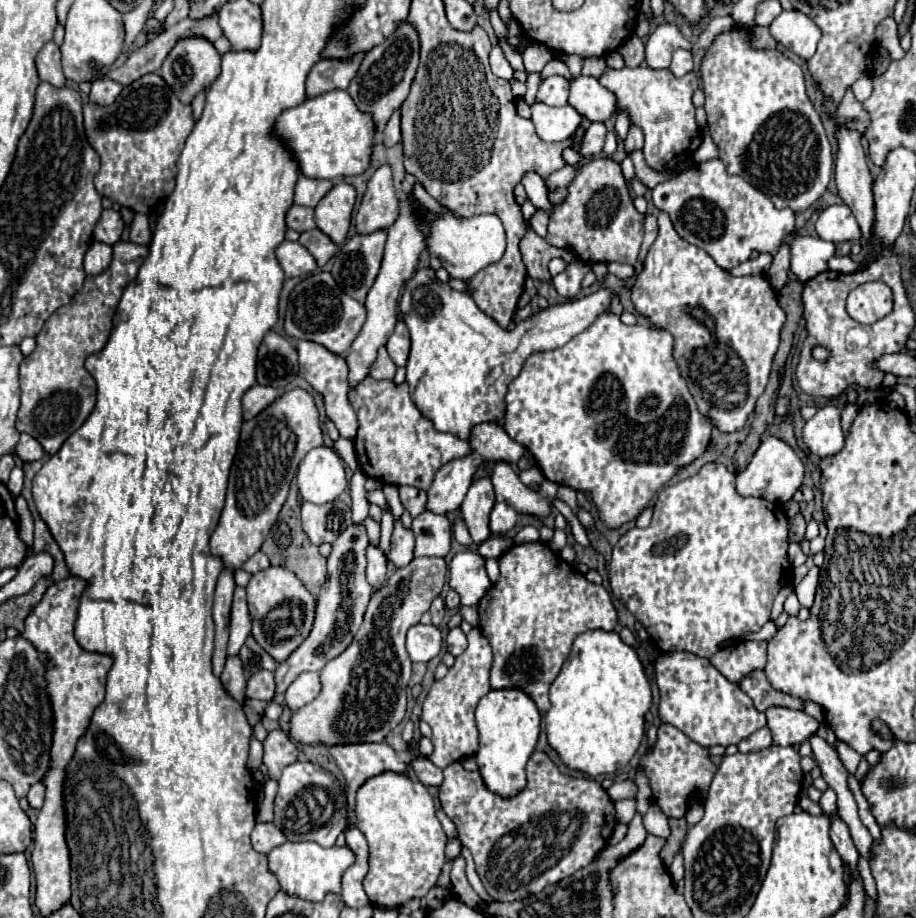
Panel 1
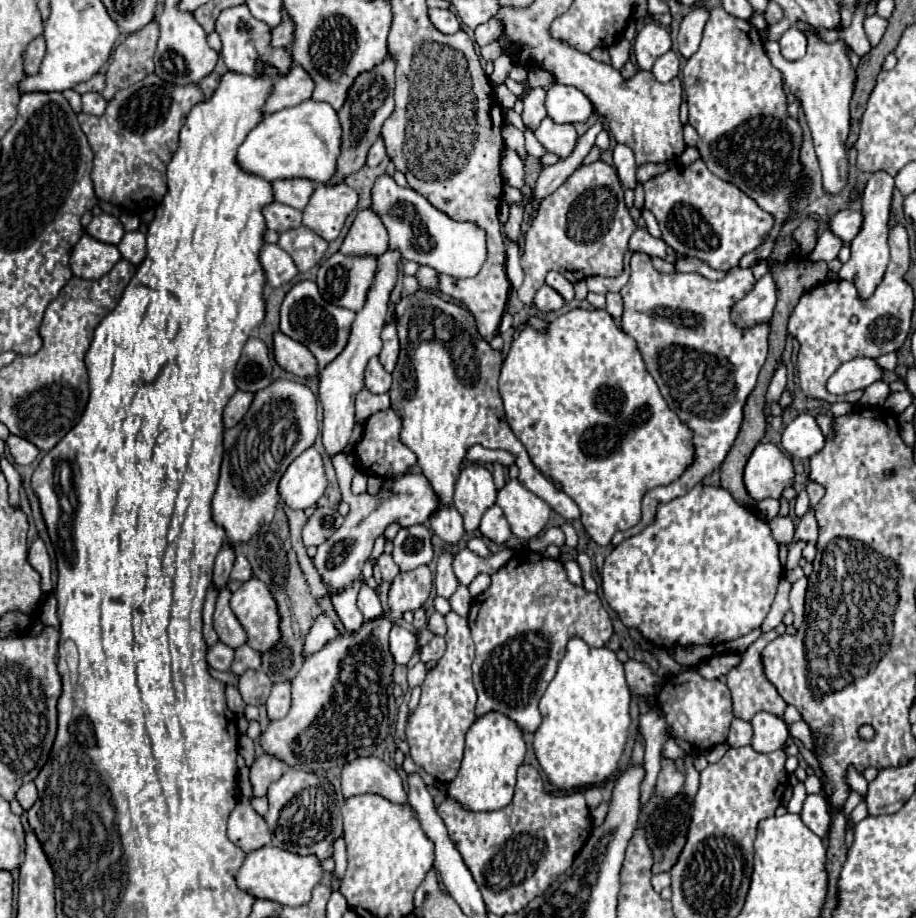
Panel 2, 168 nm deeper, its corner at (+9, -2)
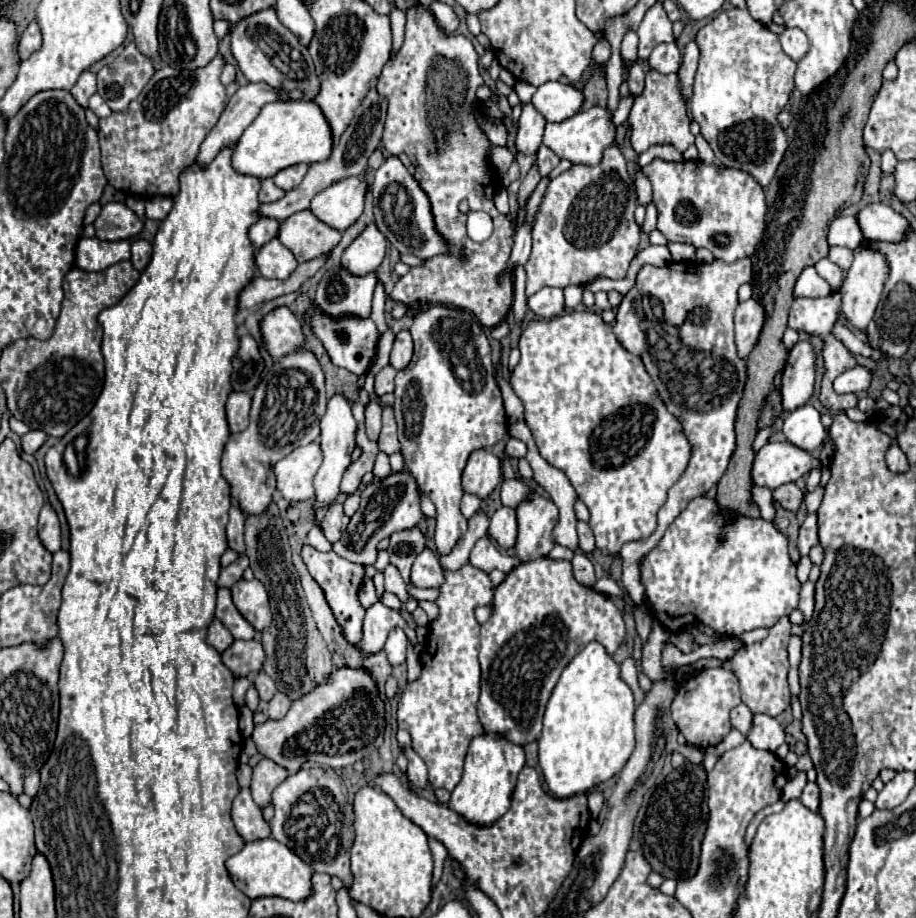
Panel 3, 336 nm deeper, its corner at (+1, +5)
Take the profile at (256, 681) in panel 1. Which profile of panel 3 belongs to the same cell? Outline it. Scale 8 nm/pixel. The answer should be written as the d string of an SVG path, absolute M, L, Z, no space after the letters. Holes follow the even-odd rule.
M262 671L254 677L254 685L256 685L258 695L260 695L262 701L270 701L274 697L274 693L276 693L274 681L270 677L266 677L266 673L262 673Z

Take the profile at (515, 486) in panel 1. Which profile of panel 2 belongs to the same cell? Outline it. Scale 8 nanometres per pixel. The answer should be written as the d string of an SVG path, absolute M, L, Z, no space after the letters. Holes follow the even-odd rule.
M510 480L504 484L504 488L498 490L496 504L504 510L512 532L522 542L538 536L538 532L546 526L552 510L548 502L524 488L518 480Z

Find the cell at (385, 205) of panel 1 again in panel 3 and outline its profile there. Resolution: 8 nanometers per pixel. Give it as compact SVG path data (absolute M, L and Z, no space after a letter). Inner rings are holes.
M368 225L364 233L344 251L342 267L356 277L368 275L378 269L386 255L386 237L378 231L376 225Z

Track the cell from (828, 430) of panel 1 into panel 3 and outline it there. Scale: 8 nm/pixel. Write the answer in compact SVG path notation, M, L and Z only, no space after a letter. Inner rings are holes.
M802 405L794 409L784 419L782 433L792 445L804 451L814 451L826 439L826 429L820 423L820 413L812 405Z

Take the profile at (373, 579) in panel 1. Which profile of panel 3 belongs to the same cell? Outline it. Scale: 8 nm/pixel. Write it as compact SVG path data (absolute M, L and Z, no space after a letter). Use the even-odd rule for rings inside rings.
M374 603L364 617L364 637L360 641L360 653L364 655L374 655L384 649L388 631L396 627L401 627L409 638L413 651L419 655L424 649L424 643L419 643L414 629L400 617L398 611L386 607L384 603Z

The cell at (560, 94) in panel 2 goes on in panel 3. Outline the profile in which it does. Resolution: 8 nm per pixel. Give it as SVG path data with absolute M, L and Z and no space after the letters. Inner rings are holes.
M548 81L532 95L534 109L550 123L560 123L580 111L584 103L582 91L560 81Z

